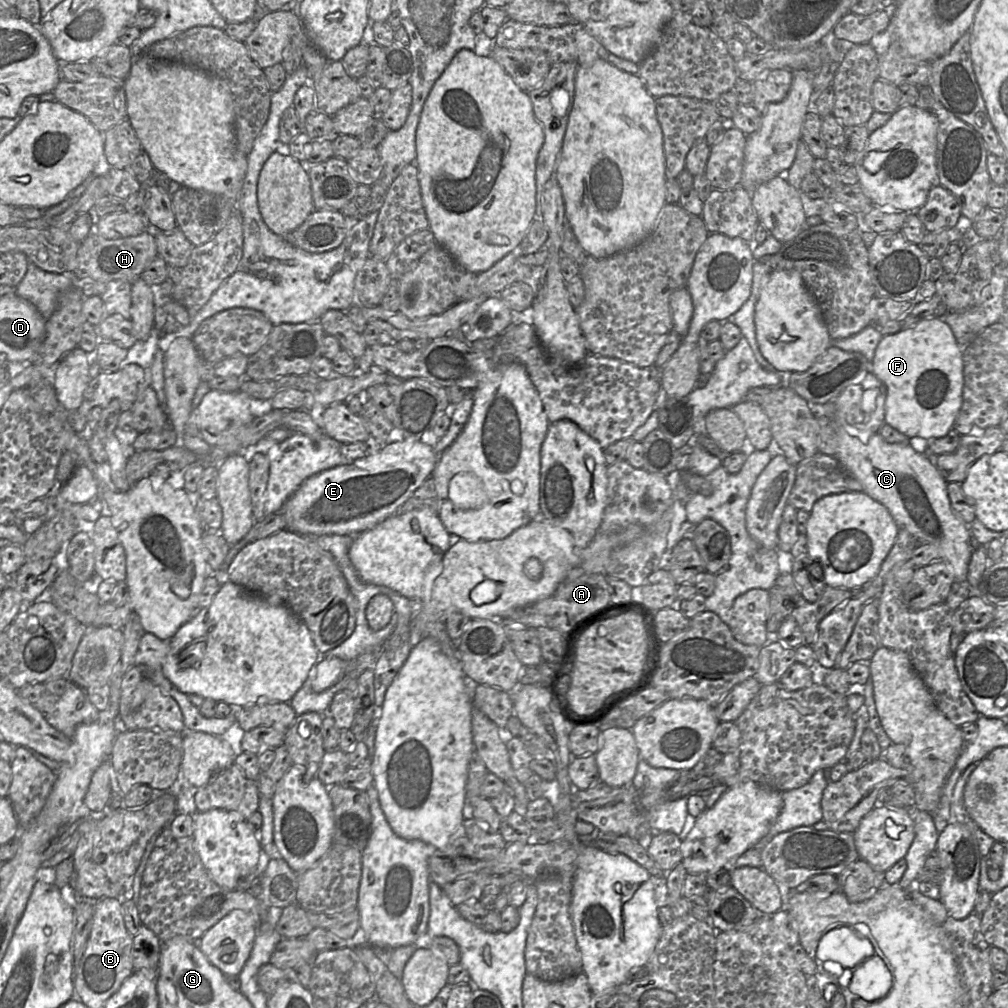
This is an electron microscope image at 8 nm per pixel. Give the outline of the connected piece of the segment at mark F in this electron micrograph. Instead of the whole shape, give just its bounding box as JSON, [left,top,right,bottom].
[871,319,963,441]

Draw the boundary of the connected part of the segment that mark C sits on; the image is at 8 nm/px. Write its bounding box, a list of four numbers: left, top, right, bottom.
[835,425,977,581]

